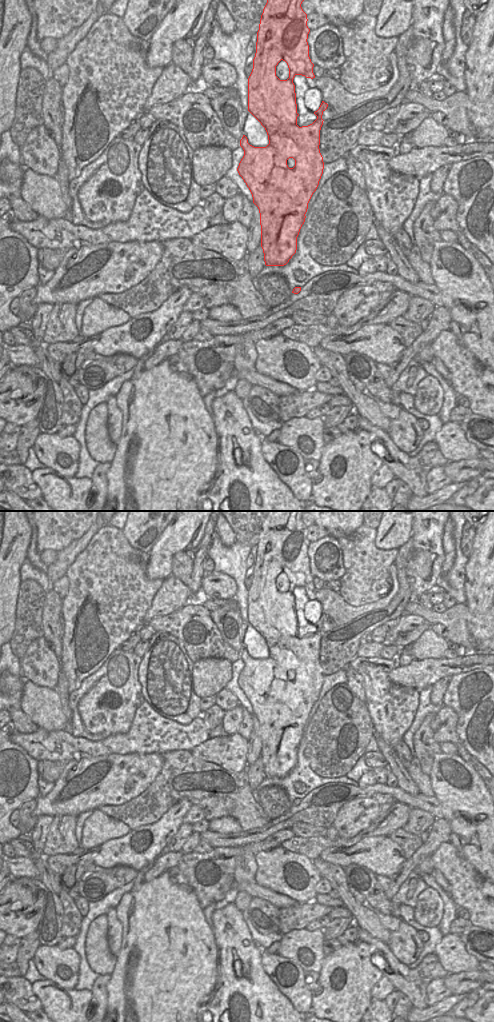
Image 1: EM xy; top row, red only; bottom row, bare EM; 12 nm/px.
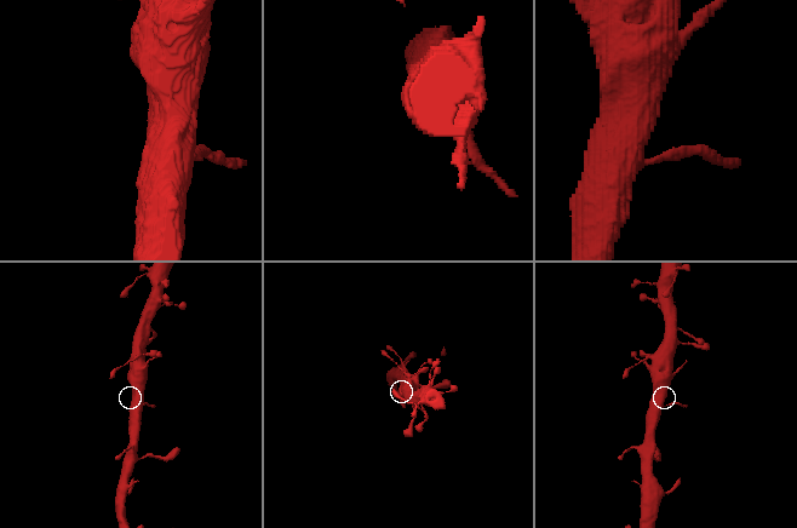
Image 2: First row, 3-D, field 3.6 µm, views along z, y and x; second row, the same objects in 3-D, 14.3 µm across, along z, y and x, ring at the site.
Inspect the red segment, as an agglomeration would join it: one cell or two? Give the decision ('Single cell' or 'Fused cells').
Single cell.

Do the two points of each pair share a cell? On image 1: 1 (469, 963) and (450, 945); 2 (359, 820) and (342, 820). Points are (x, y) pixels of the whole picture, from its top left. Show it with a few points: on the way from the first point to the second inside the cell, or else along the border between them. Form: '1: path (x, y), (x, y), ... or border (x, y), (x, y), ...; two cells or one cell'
1: path (464, 961), (452, 950); one cell
2: path (355, 822), (353, 820), (346, 820); one cell

